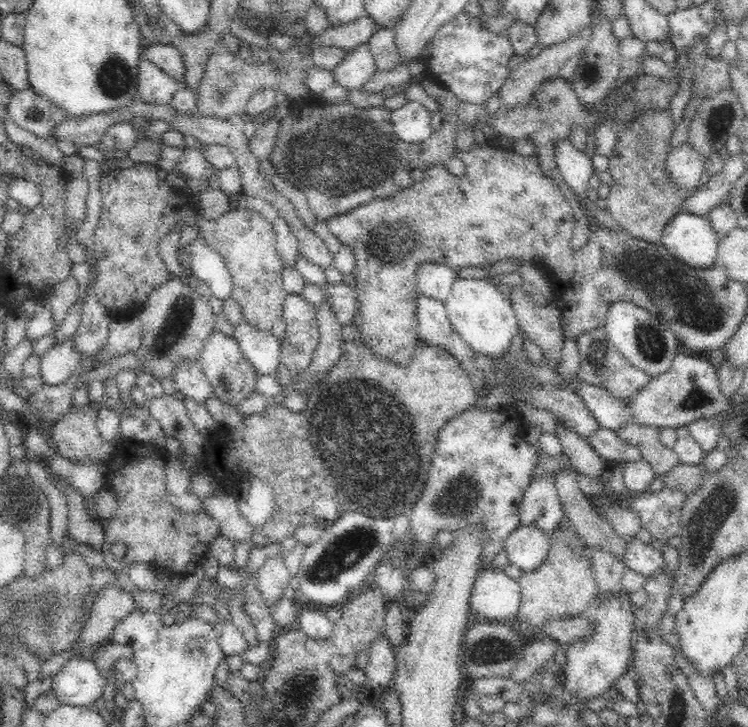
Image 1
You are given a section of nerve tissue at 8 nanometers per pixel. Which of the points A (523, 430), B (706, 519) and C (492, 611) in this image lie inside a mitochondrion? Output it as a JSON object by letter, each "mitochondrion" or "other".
{"A":"other","B":"mitochondrion","C":"other"}

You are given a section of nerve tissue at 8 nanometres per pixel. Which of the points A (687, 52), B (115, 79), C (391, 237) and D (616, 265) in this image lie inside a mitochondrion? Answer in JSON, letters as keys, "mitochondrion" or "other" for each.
{"A":"other","B":"mitochondrion","C":"mitochondrion","D":"mitochondrion"}

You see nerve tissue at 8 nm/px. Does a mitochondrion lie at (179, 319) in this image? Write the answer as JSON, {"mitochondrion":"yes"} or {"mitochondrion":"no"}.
{"mitochondrion":"yes"}

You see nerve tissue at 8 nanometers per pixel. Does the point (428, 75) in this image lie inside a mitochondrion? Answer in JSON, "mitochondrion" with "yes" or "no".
{"mitochondrion":"no"}

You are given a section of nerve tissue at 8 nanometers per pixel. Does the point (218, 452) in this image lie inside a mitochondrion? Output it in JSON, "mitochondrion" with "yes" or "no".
{"mitochondrion":"no"}

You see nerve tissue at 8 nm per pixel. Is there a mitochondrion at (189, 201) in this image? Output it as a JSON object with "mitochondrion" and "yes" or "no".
{"mitochondrion":"no"}

